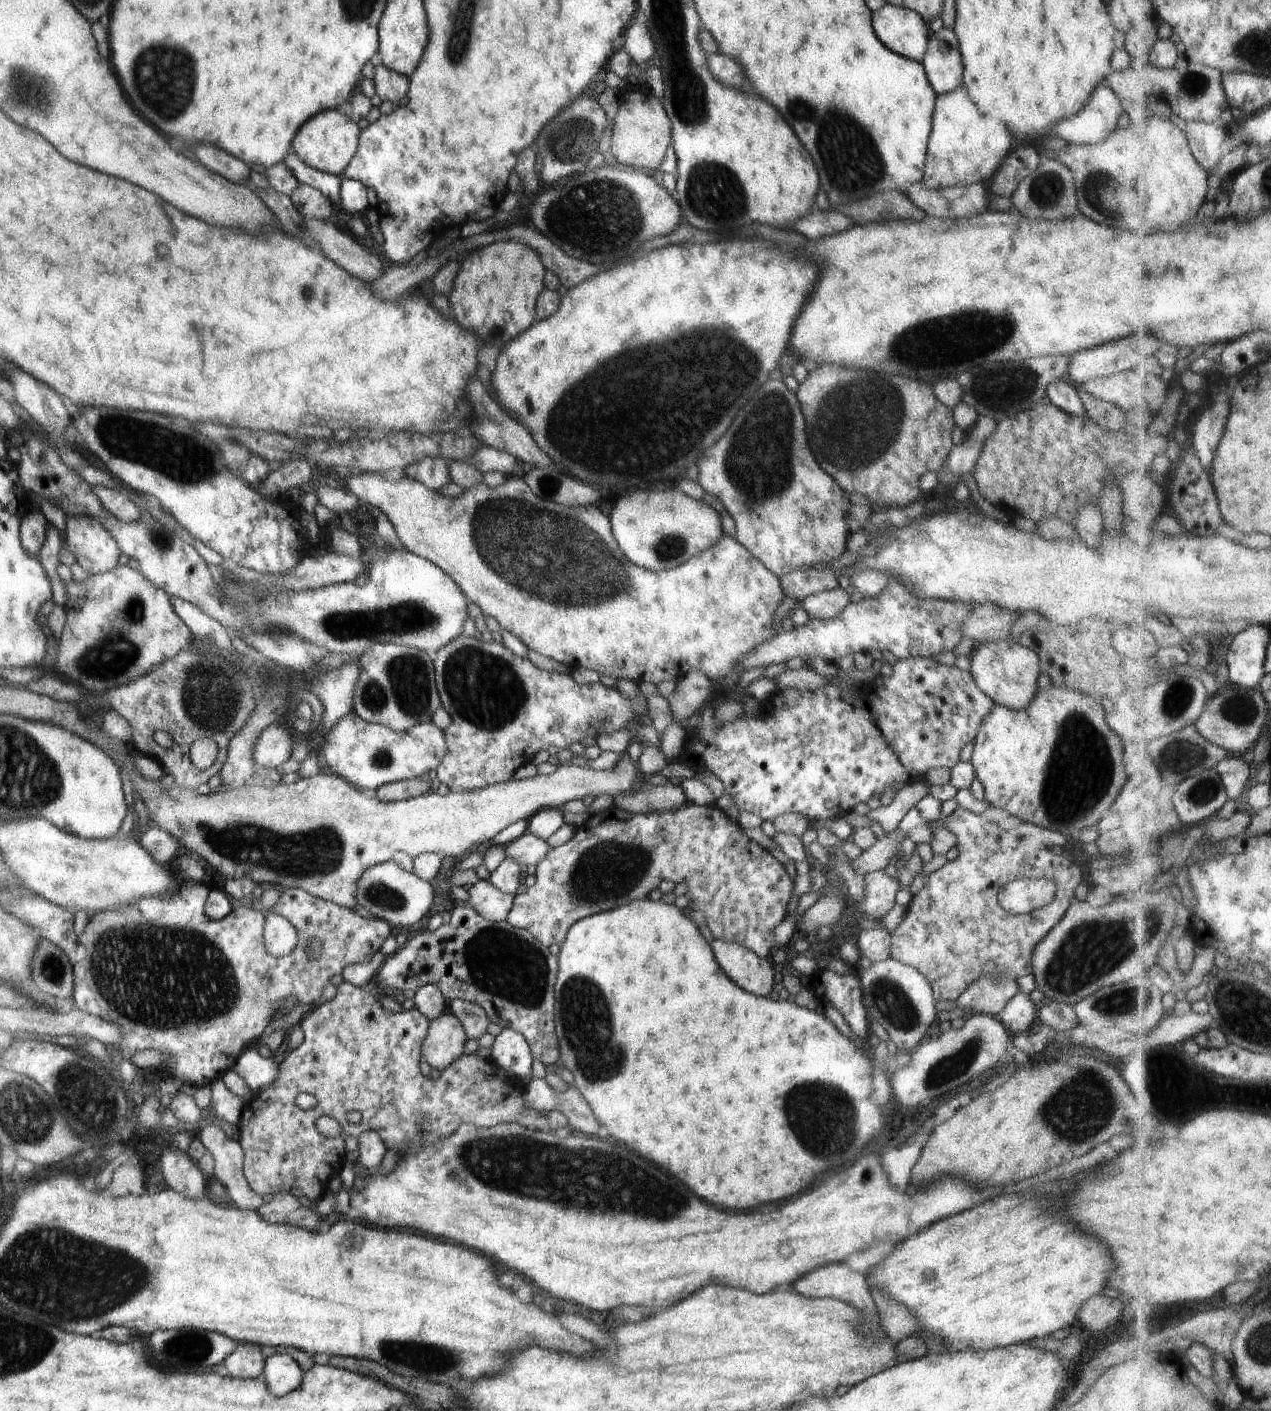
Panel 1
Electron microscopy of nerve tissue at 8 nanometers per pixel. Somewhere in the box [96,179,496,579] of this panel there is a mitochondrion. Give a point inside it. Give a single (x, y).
(165, 545)

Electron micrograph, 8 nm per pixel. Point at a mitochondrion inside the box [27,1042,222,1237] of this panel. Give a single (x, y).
(87, 1098)

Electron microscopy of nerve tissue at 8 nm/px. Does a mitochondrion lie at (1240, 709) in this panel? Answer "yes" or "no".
yes

